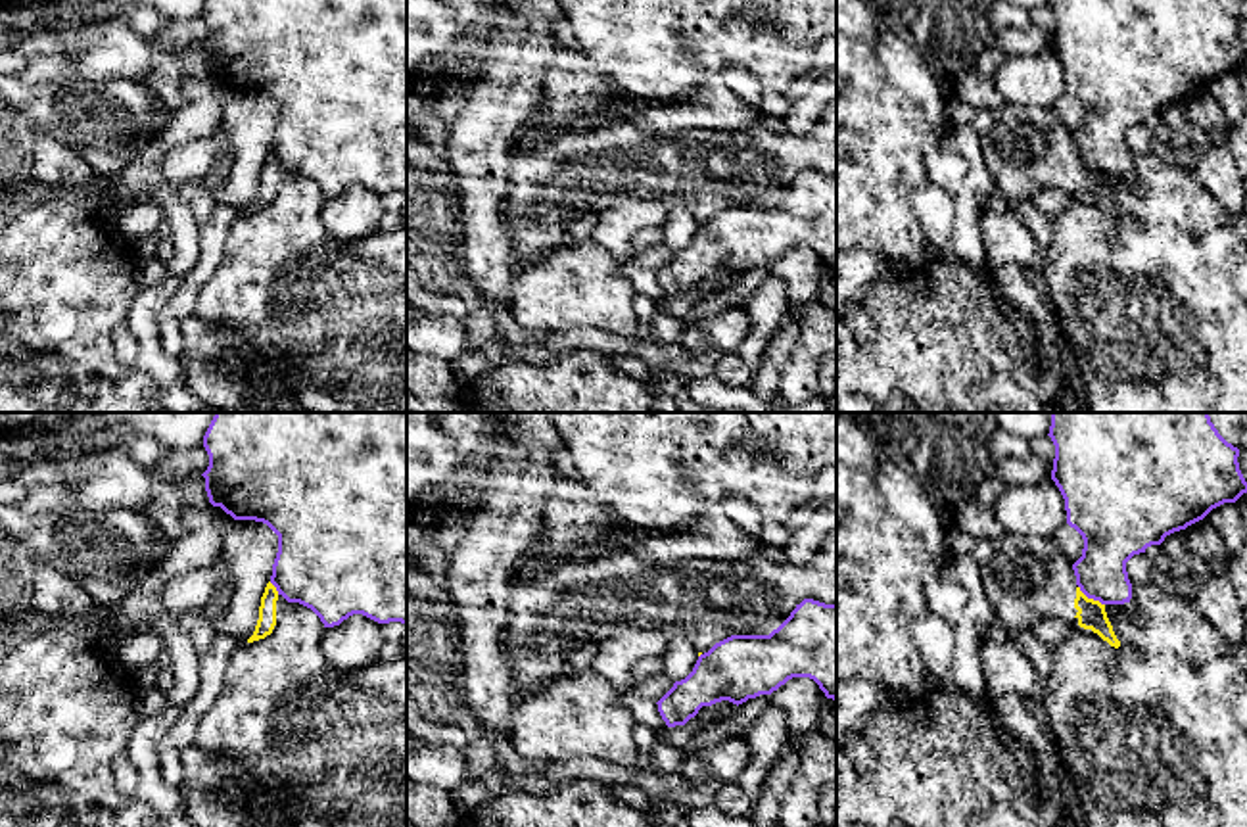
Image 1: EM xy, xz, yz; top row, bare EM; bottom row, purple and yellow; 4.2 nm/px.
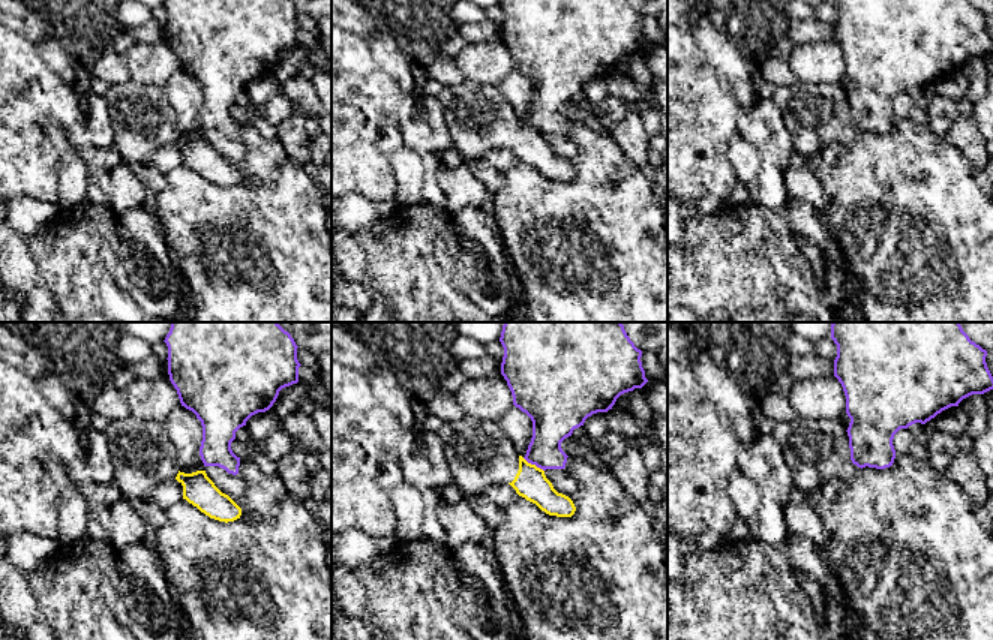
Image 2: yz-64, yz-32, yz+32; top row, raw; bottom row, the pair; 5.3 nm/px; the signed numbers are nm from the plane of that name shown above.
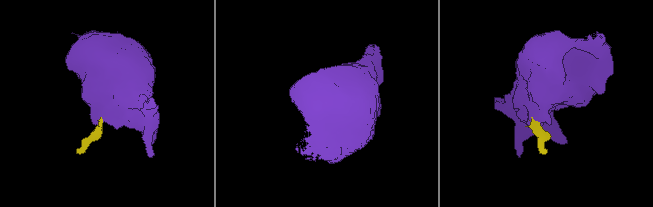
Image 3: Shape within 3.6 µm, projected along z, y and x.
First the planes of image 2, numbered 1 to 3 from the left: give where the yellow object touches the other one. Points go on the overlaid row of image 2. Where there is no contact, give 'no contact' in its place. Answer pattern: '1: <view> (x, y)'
1: no contact
2: yz-32 (533, 463)
3: no contact

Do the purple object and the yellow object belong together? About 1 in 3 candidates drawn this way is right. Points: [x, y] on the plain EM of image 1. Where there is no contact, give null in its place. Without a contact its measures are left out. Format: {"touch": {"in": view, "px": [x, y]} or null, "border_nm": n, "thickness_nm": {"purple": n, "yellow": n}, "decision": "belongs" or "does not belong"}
{"touch": {"in": "yz", "px": [1090, 167]}, "border_nm": 140, "thickness_nm": {"purple": 220, "yellow": 120}, "decision": "does not belong"}

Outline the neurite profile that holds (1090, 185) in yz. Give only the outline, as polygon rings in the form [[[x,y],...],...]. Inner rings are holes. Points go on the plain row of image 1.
[[[1001,104],[978,109],[971,127],[980,138],[996,188],[1011,207],[1055,186],[1067,192],[1076,188],[1080,198],[1092,200],[1115,219],[1120,217],[1105,175],[1080,161],[1072,134],[1053,111]]]

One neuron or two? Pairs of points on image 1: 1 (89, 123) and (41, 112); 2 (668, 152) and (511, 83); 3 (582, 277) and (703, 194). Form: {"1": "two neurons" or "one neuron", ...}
{"1": "one neuron", "2": "two neurons", "3": "two neurons"}

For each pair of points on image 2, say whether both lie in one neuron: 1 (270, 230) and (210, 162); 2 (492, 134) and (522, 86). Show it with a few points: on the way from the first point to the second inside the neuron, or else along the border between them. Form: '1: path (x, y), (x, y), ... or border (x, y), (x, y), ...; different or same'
1: border (198, 173), (225, 186), (233, 186), (242, 179); different
2: border (498, 87), (522, 122); different

